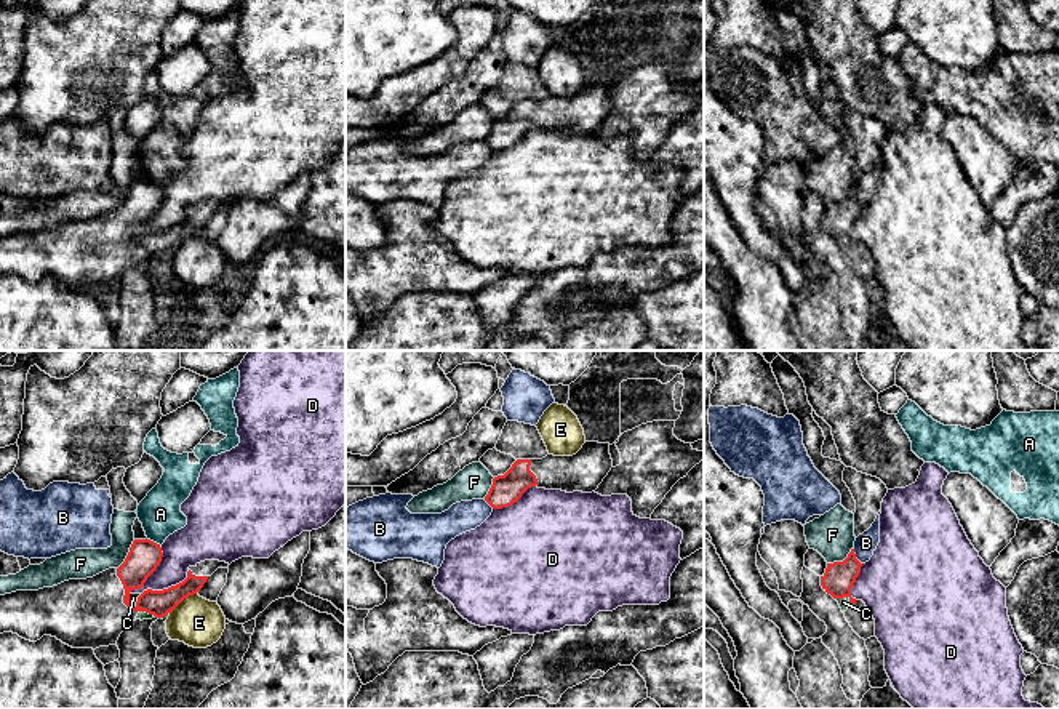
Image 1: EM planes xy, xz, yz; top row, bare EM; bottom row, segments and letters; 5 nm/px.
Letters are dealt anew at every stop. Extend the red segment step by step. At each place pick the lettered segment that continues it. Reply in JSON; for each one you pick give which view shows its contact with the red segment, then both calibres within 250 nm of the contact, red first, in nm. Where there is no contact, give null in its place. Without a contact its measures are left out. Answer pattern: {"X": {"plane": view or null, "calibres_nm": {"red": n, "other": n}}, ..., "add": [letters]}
{"C": {"plane": "xy", "calibres_nm": {"red": 170, "other": 50}}, "add": ["C"]}

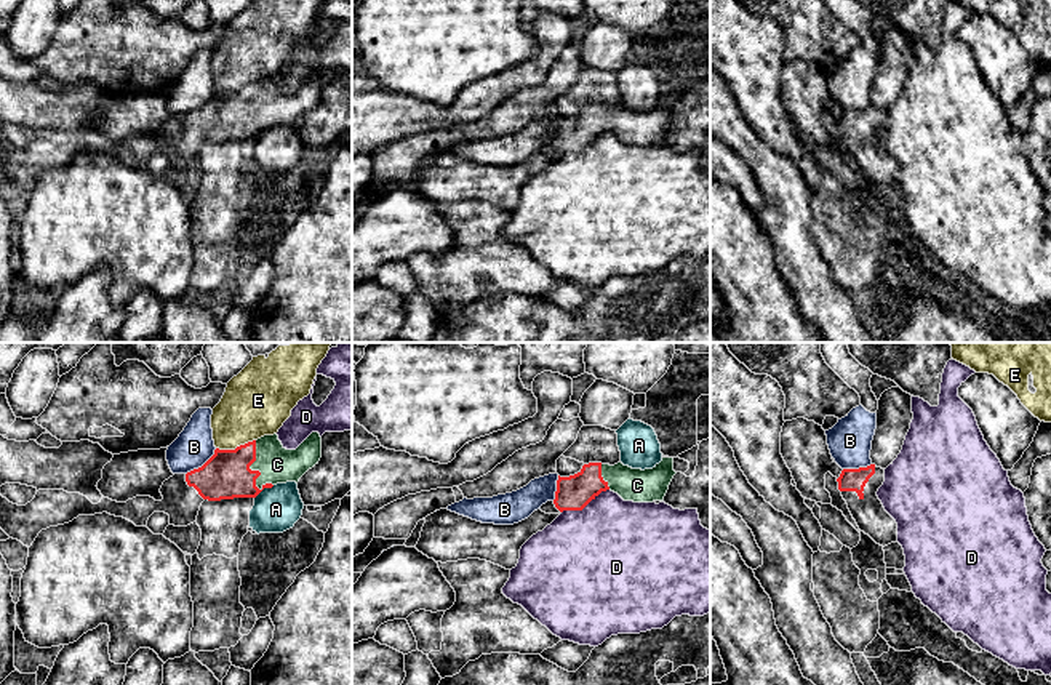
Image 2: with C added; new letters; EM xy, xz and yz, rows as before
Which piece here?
{"C": {"plane": "xy", "calibres_nm": {"red": 240, "other": 190}}, "add": ["C"]}

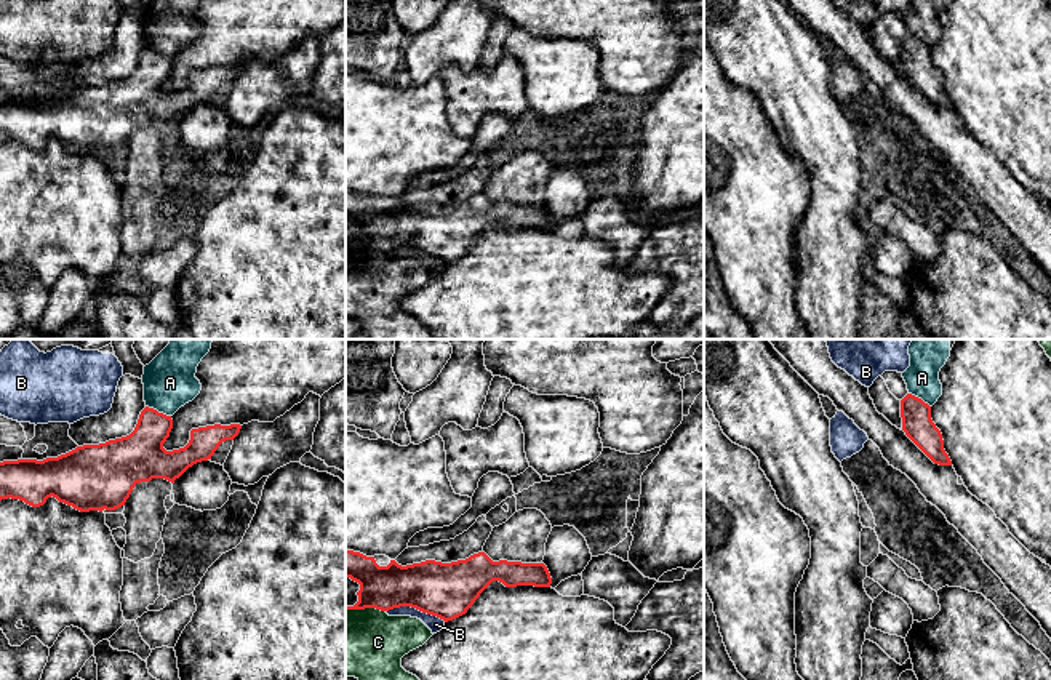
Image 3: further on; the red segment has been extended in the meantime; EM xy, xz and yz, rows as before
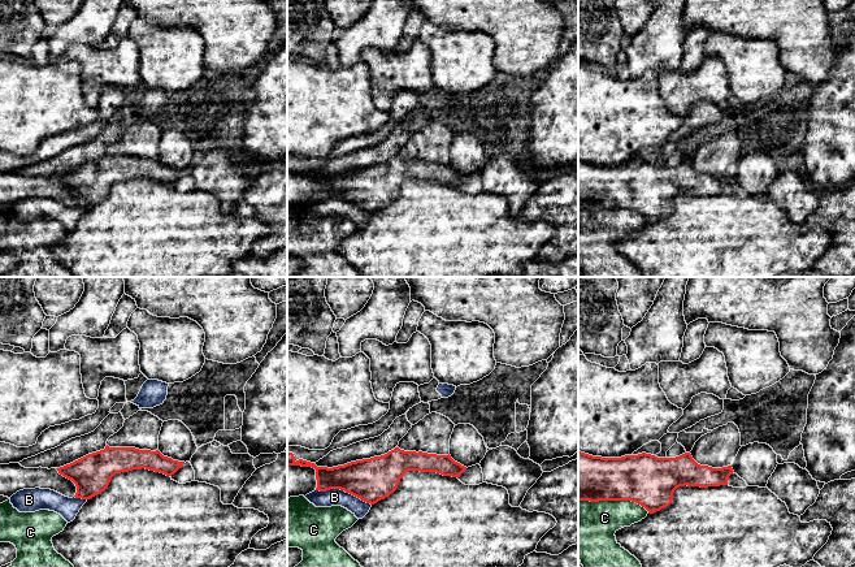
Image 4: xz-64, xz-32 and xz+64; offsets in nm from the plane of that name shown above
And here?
{"add": []}

